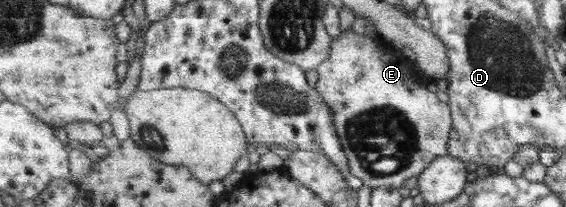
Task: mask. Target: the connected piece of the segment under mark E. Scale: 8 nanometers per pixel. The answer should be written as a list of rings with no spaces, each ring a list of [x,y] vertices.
[[[354,30],[342,31],[342,35],[338,39],[334,39],[331,46],[330,58],[324,61],[317,68],[318,81],[316,83],[316,89],[327,101],[328,106],[332,108],[332,112],[335,113],[335,127],[342,141],[344,150],[347,152],[349,163],[351,164],[351,171],[354,175],[358,176],[366,185],[370,188],[394,188],[404,191],[406,180],[412,178],[412,176],[418,176],[422,174],[439,157],[448,155],[448,142],[450,142],[453,122],[452,122],[452,109],[451,105],[446,100],[438,98],[436,89],[430,84],[430,80],[427,76],[420,71],[417,62],[411,62],[400,49],[396,49],[394,45],[386,43],[380,34],[361,35]]]

